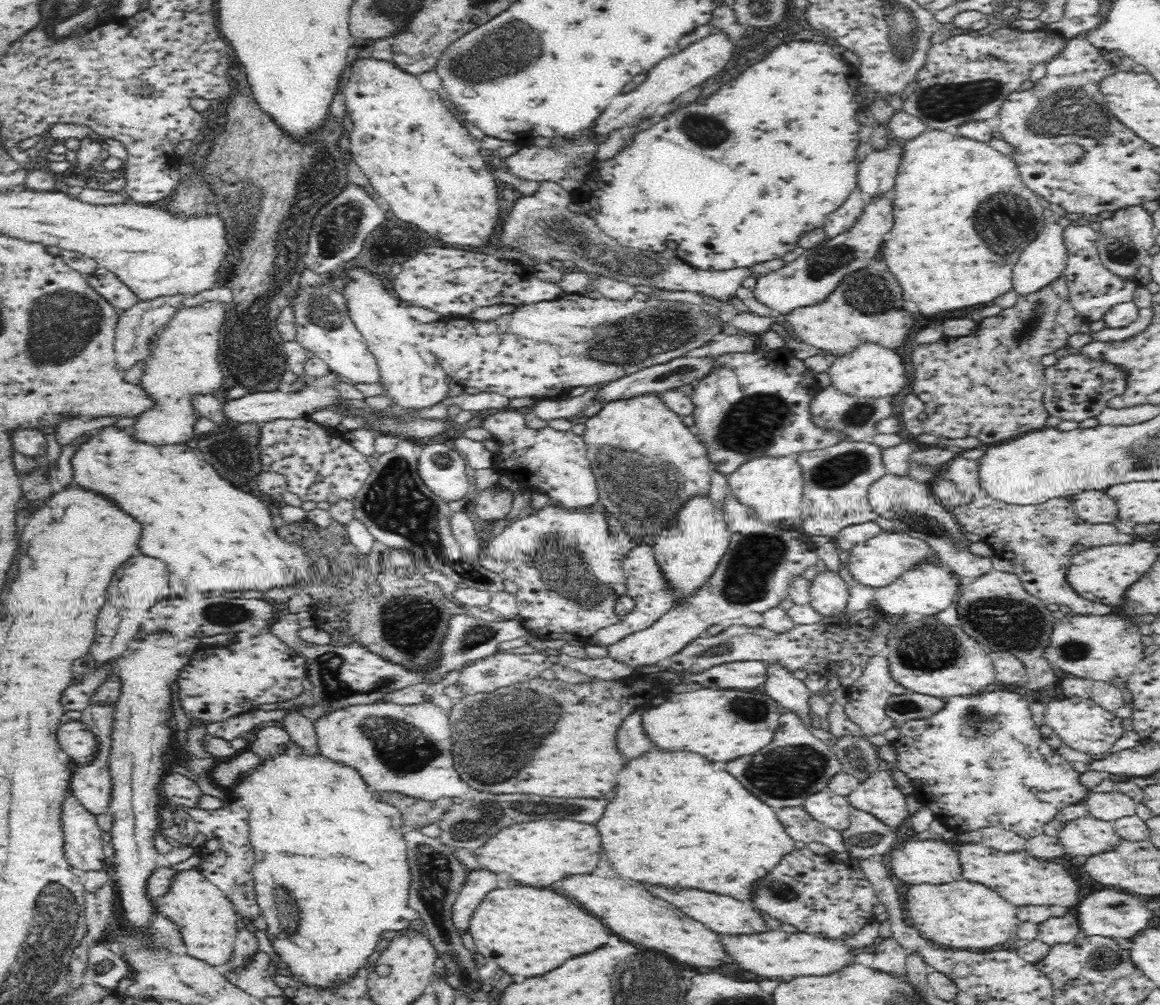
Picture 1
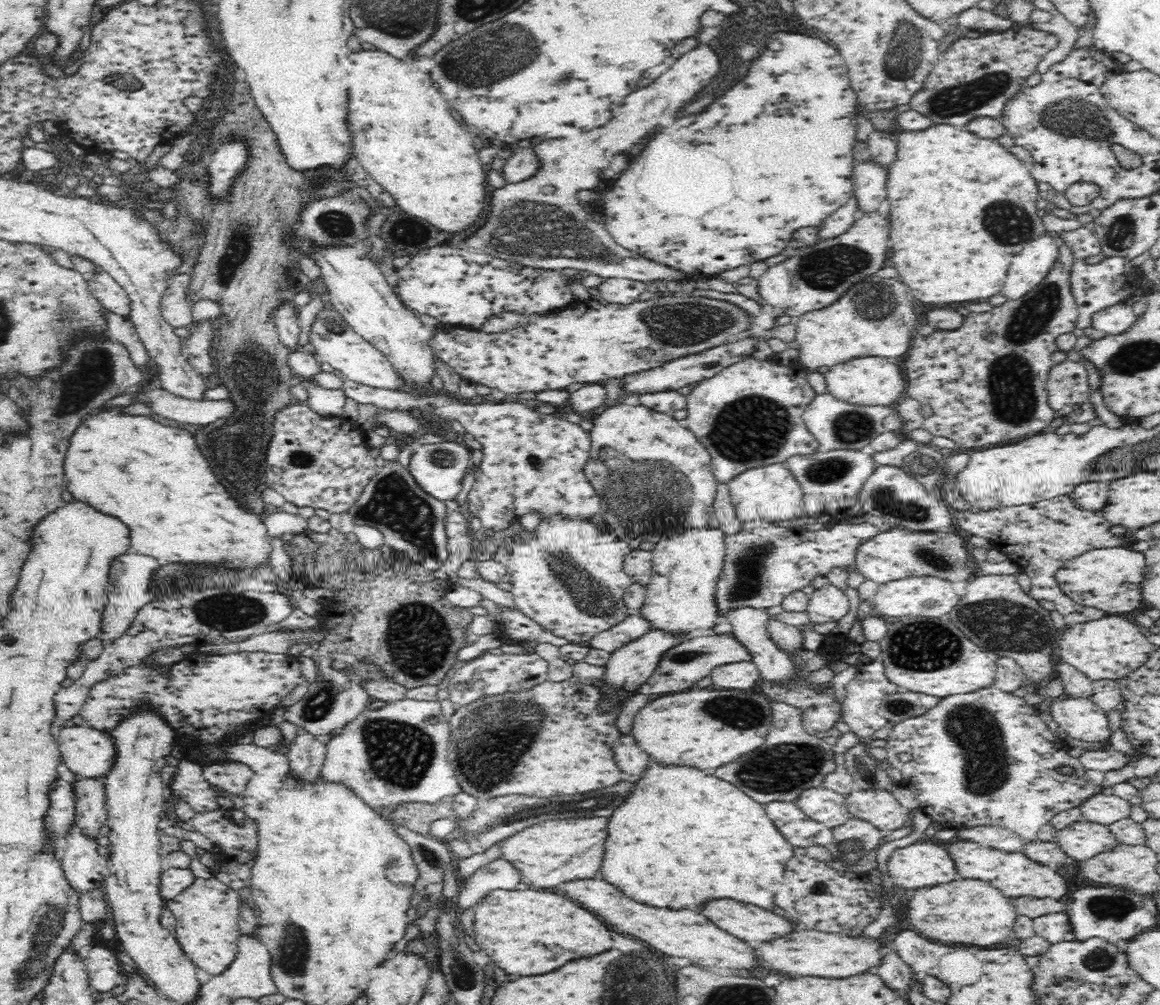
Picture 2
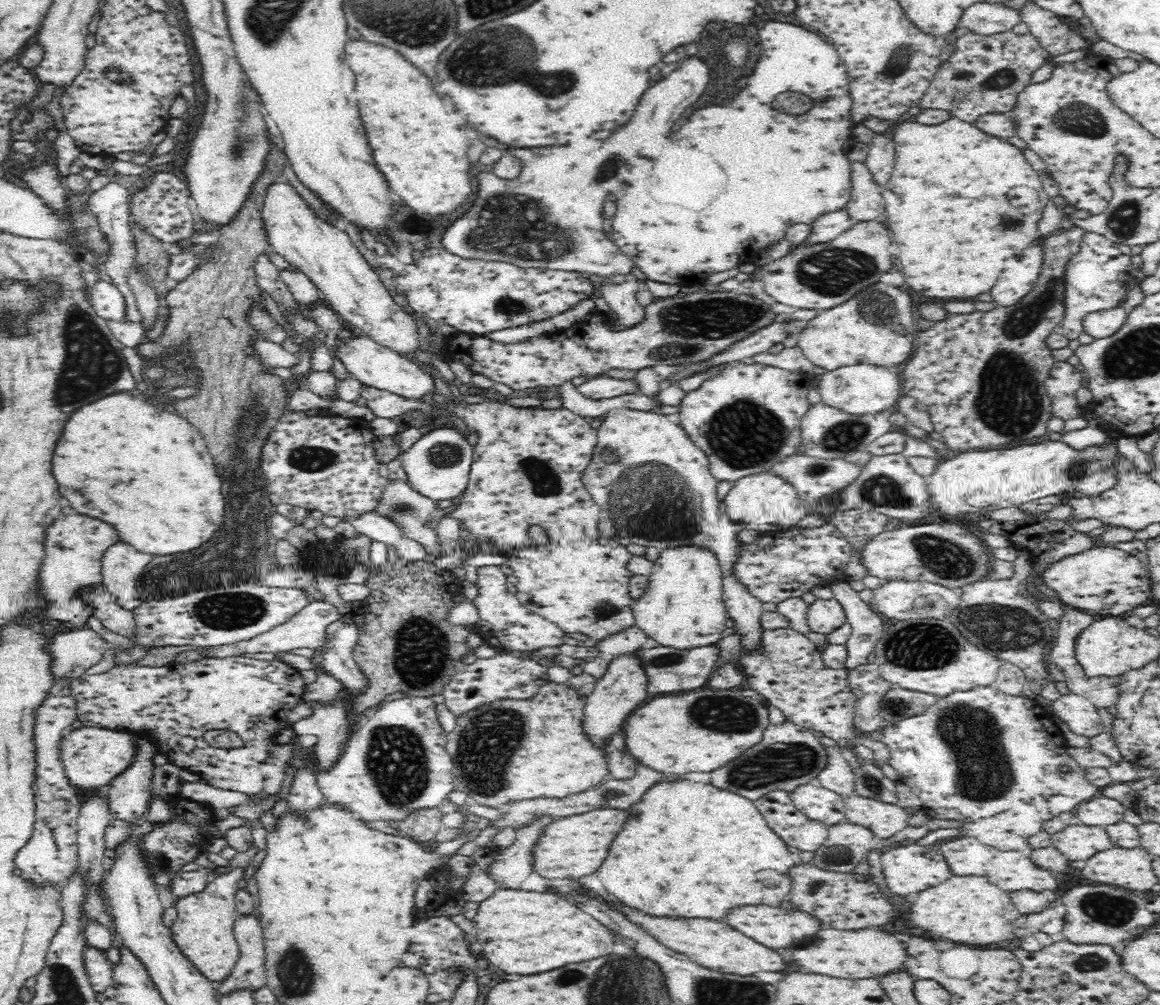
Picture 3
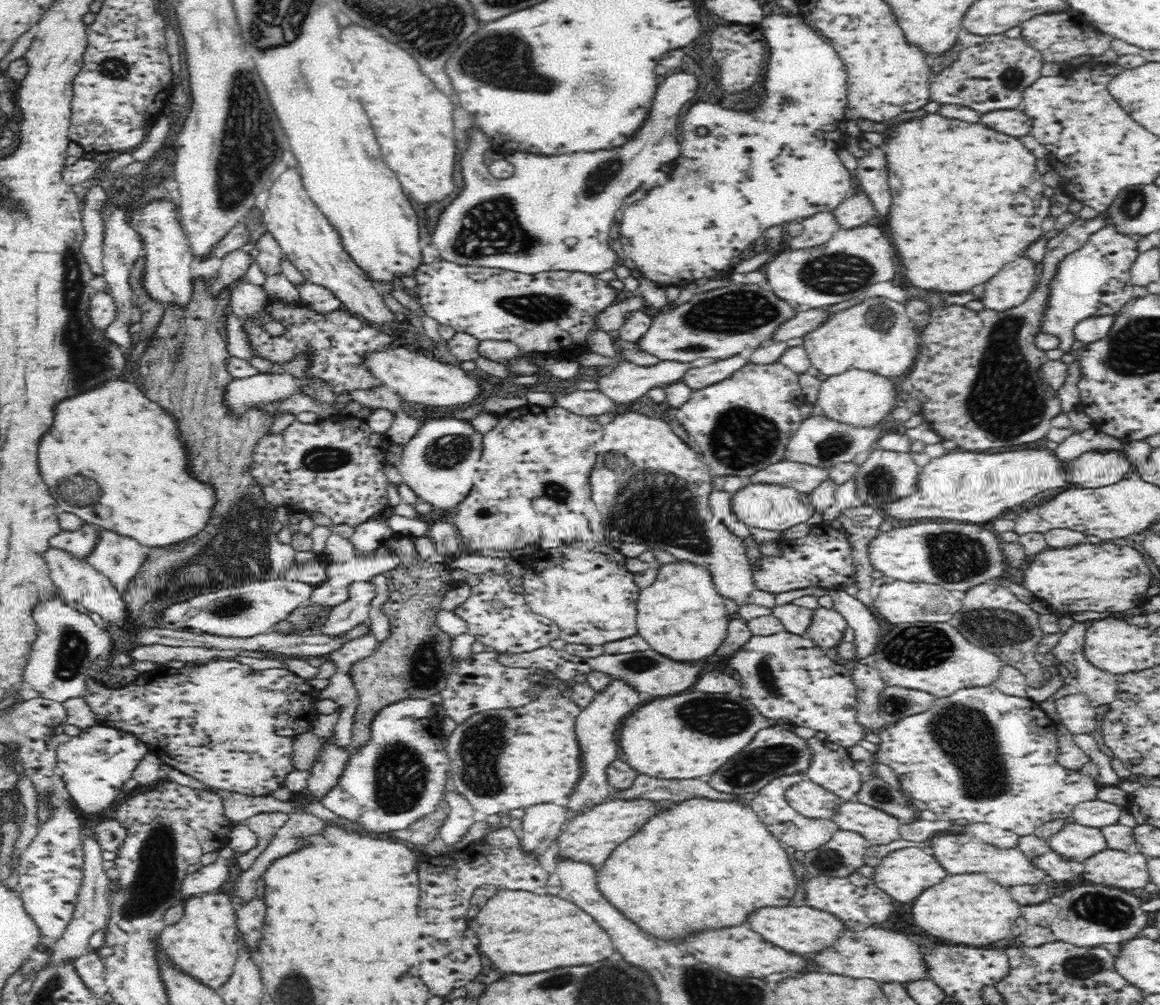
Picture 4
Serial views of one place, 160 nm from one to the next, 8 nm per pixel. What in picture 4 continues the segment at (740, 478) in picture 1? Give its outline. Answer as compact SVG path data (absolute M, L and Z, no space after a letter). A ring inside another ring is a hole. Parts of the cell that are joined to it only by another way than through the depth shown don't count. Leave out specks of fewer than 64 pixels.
M750 482L732 494L731 511L744 525L752 528L763 528L766 530L788 530L796 524L806 522L815 511L815 507L804 504L799 492L793 488L781 485Z

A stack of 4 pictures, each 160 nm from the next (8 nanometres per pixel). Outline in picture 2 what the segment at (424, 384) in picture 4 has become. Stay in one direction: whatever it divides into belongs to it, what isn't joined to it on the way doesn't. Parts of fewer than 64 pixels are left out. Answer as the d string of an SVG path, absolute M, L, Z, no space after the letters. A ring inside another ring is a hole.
M346 328L342 334L334 334L334 332L312 334L310 340L312 340L310 346L317 351L317 356L327 369L336 368L338 372L344 374L346 380L386 390L400 390L402 388L401 379L393 371L385 356L375 346L362 339L352 328Z

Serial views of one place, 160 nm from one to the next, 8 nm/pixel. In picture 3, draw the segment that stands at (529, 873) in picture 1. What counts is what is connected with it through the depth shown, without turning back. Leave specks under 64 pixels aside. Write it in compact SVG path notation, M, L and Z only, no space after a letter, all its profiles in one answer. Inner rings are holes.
M603 809L550 821L531 846L532 870L546 880L578 880L598 870L607 857L610 842L620 832L626 814Z

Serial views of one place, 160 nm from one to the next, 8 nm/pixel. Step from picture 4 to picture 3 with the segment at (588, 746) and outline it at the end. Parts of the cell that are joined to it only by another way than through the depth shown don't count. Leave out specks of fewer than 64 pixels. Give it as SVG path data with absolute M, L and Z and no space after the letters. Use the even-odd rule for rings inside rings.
M638 651L624 653L623 655L609 659L609 666L602 678L597 680L593 691L587 696L584 708L584 724L586 732L594 740L602 742L611 741L611 736L624 727L624 720L636 708L646 700L646 688L648 675L644 671L643 660Z

